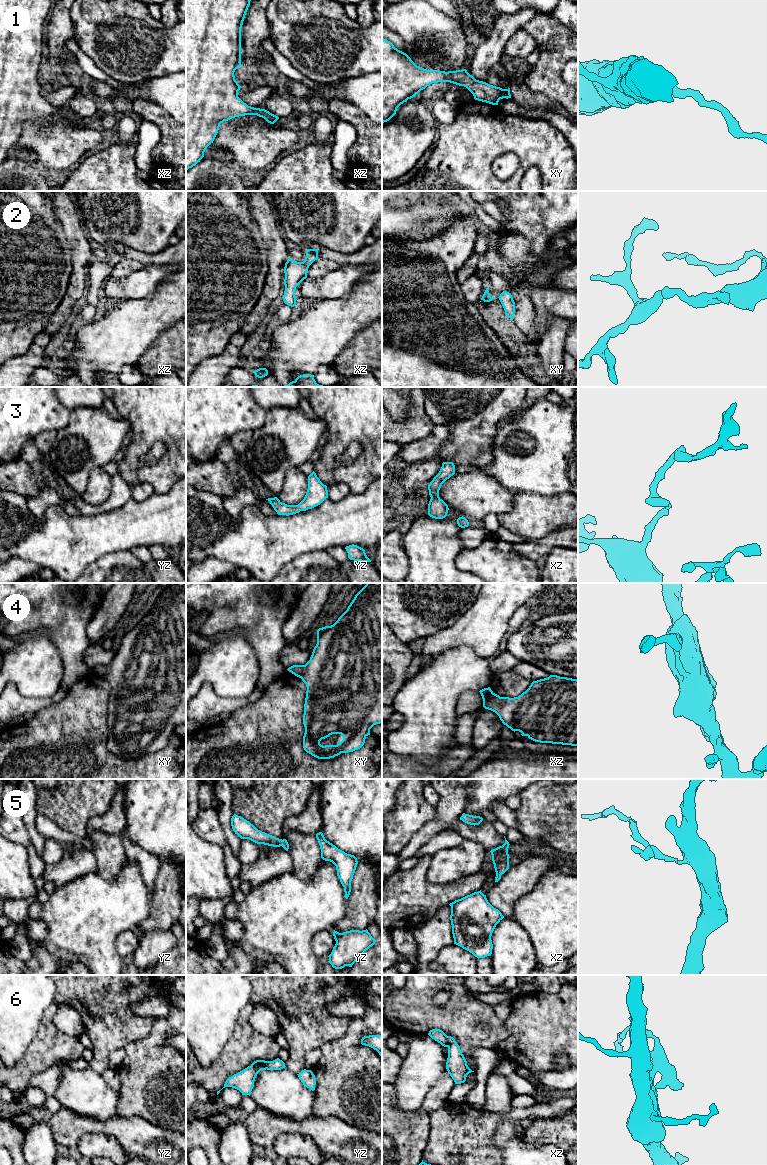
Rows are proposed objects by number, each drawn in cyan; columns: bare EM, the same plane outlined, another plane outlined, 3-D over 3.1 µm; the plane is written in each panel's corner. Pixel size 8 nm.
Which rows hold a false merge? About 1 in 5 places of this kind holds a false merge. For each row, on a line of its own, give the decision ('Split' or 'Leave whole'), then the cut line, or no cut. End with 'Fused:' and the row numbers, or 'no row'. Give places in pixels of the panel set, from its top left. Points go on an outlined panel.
1: Leave whole. No split
2: Leave whole. No split
3: Leave whole. No split
4: Leave whole. No split
5: Leave whole. No split
6: Split. Split along xz (447, 1036), (448, 1046)
Fused: 6

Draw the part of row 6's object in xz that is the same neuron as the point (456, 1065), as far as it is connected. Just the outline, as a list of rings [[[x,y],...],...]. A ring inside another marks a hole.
[[[448,1036],[448,1058],[446,1062],[446,1069],[455,1084],[464,1083],[467,1075],[474,1072],[468,1067],[460,1046],[451,1036]]]

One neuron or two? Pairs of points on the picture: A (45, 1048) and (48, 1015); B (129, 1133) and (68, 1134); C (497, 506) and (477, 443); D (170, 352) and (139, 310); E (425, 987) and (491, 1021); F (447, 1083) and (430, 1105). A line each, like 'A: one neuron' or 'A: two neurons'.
A: two neurons
B: one neuron
C: two neurons
D: two neurons
E: one neuron
F: one neuron

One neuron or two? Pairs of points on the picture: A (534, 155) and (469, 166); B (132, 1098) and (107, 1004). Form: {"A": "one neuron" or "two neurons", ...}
{"A": "one neuron", "B": "two neurons"}

